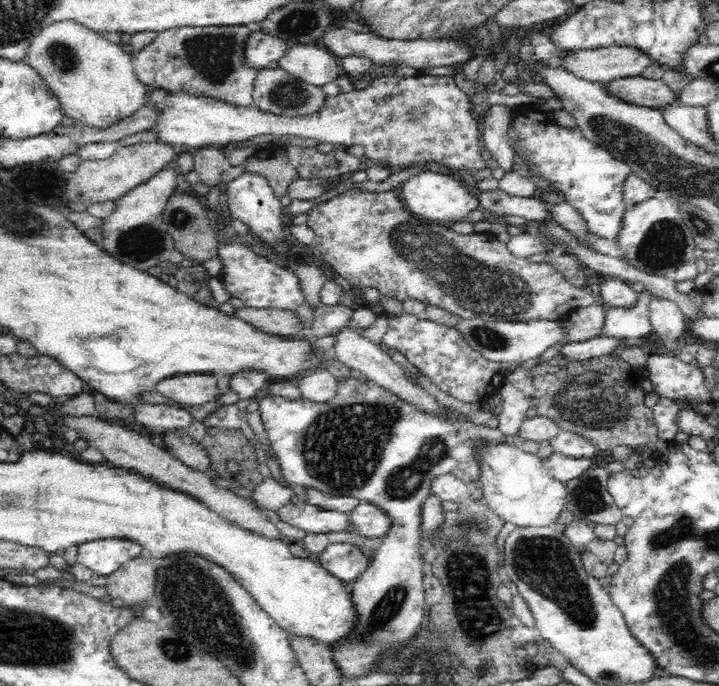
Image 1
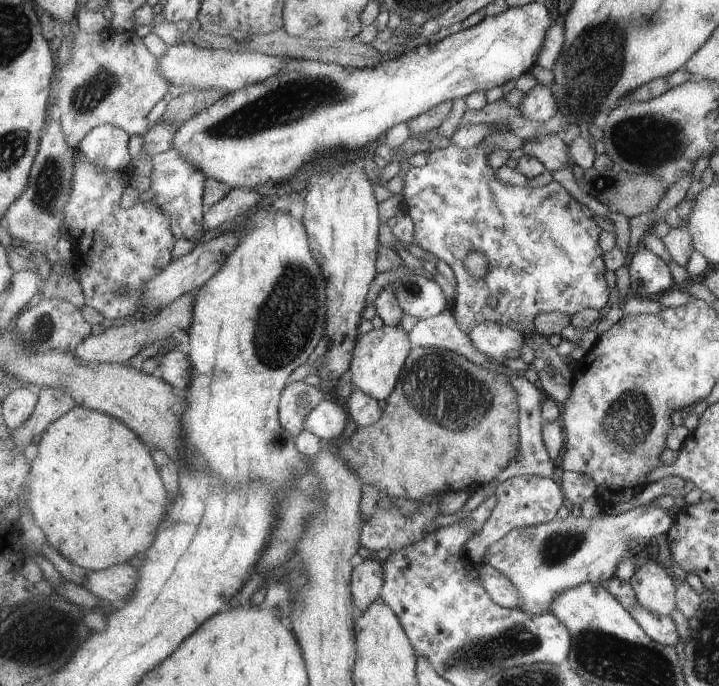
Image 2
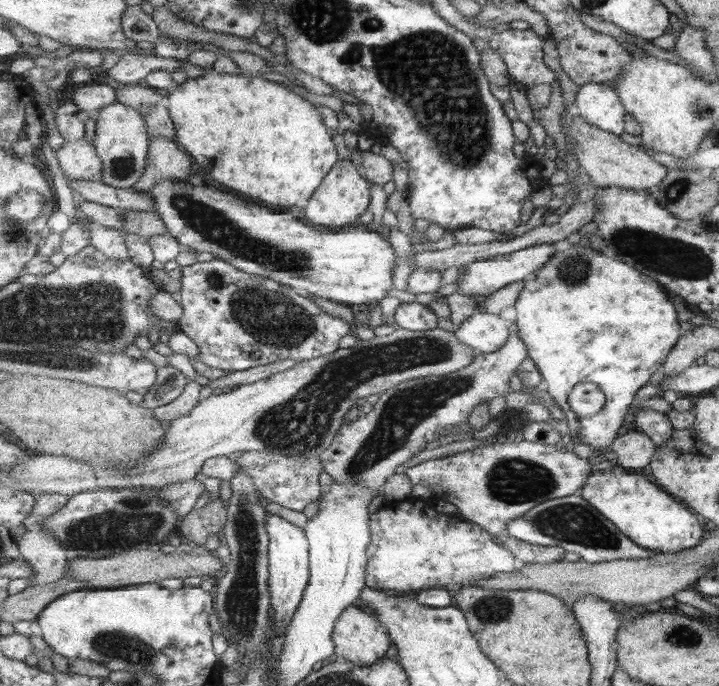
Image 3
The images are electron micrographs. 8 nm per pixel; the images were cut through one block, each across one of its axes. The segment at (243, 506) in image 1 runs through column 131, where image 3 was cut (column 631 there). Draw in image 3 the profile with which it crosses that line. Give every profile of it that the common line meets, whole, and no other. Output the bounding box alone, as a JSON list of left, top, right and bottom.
[611,429,657,472]

